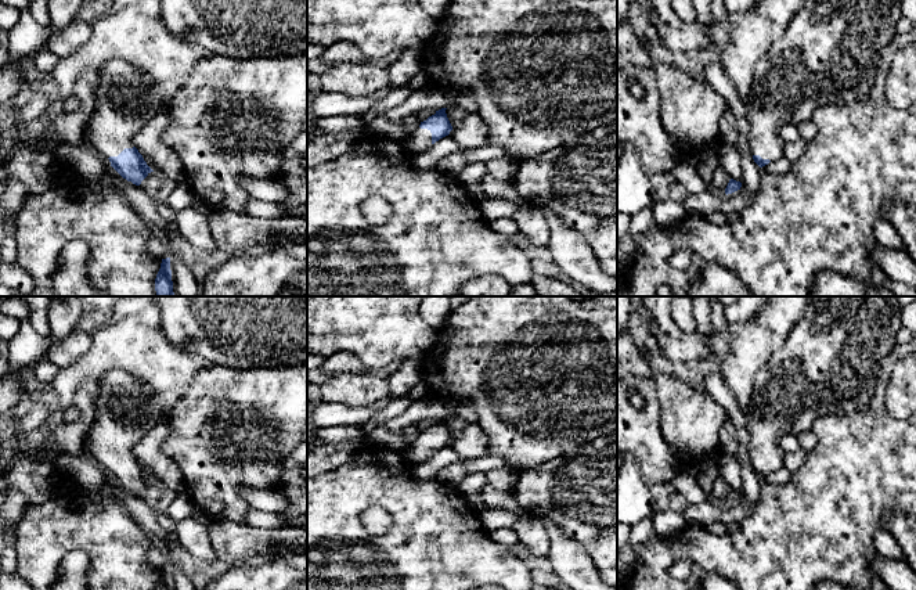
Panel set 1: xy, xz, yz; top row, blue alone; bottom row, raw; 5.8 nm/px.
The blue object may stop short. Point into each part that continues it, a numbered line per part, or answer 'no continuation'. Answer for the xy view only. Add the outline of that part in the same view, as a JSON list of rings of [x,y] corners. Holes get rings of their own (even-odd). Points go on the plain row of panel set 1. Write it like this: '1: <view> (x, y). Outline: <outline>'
1: xy (126, 409). Outline: [[[109,370],[91,389],[95,417],[83,442],[83,454],[91,454],[104,468],[118,467],[125,458],[133,458],[134,446],[161,422],[167,413],[156,399],[156,392],[123,370]]]

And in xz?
1: xz (417, 450). Outline: [[[421,432],[401,450],[401,456],[412,465],[423,463],[426,458],[432,456],[430,440],[421,439],[419,435]]]

